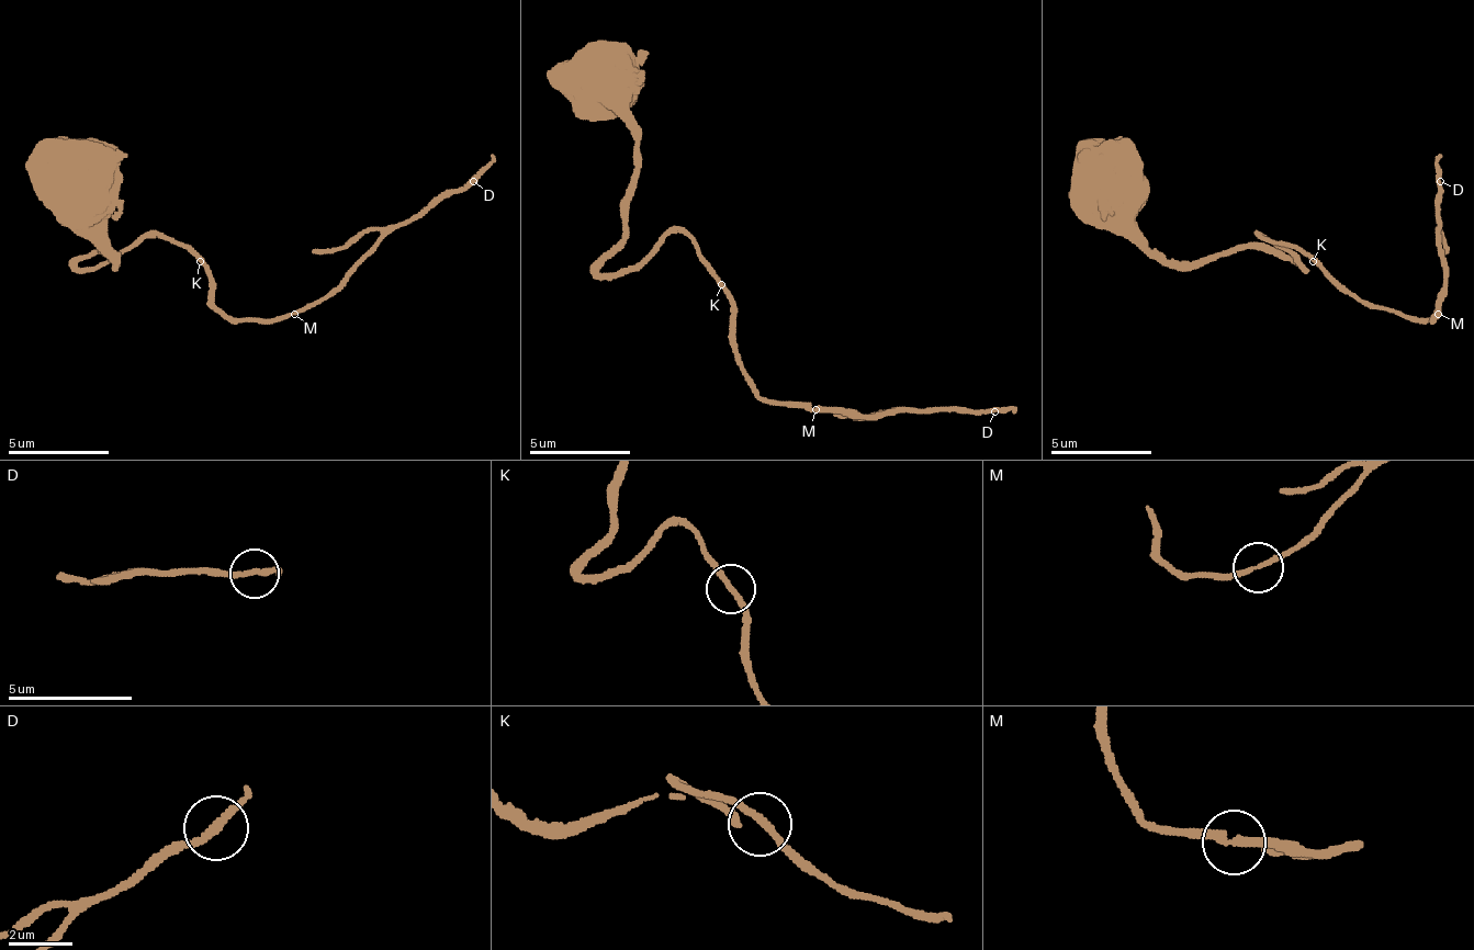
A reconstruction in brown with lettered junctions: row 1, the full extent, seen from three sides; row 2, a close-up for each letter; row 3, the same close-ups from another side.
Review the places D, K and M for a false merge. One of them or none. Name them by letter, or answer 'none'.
none

